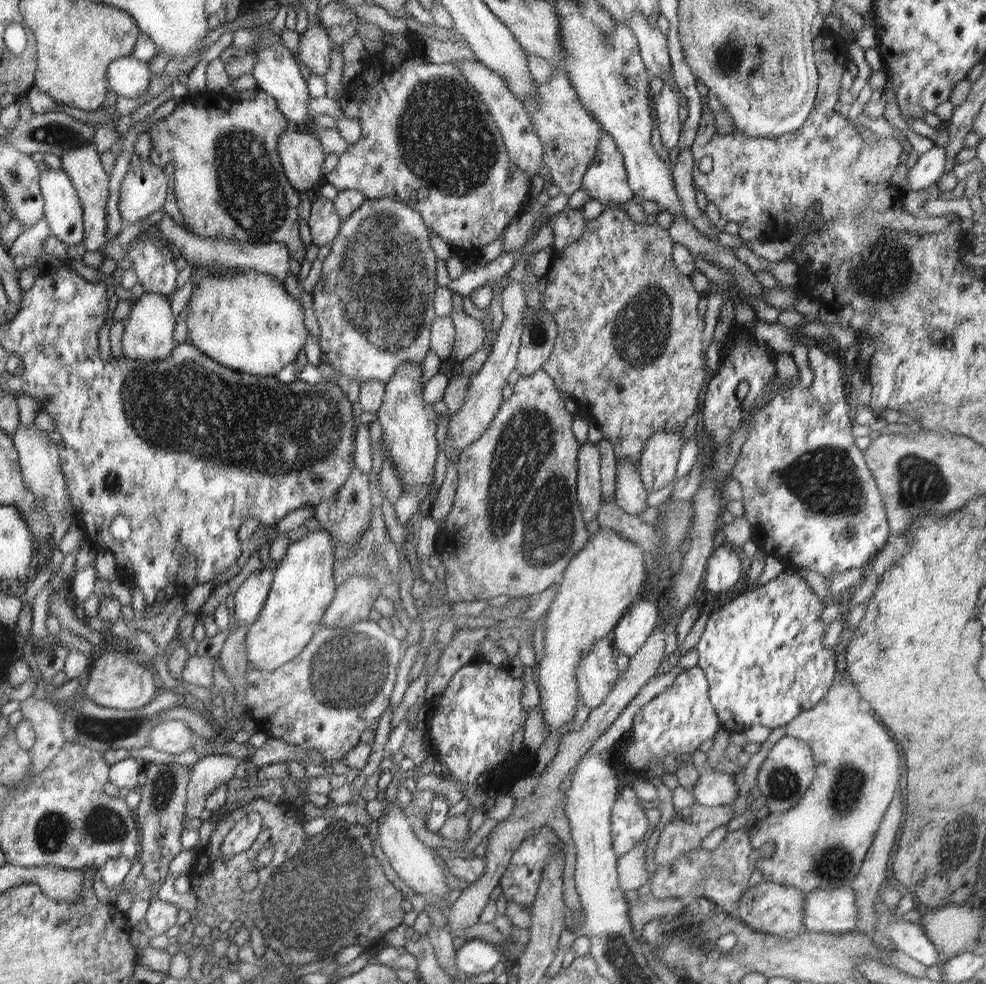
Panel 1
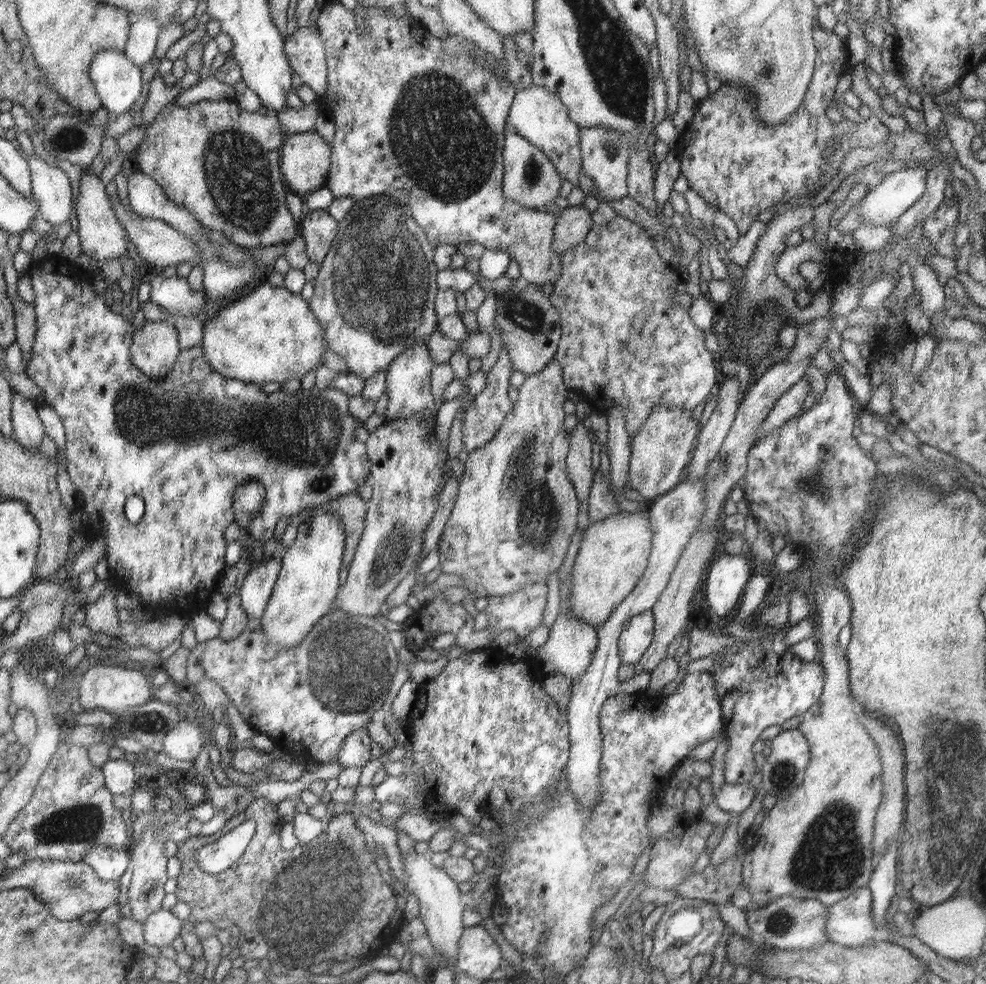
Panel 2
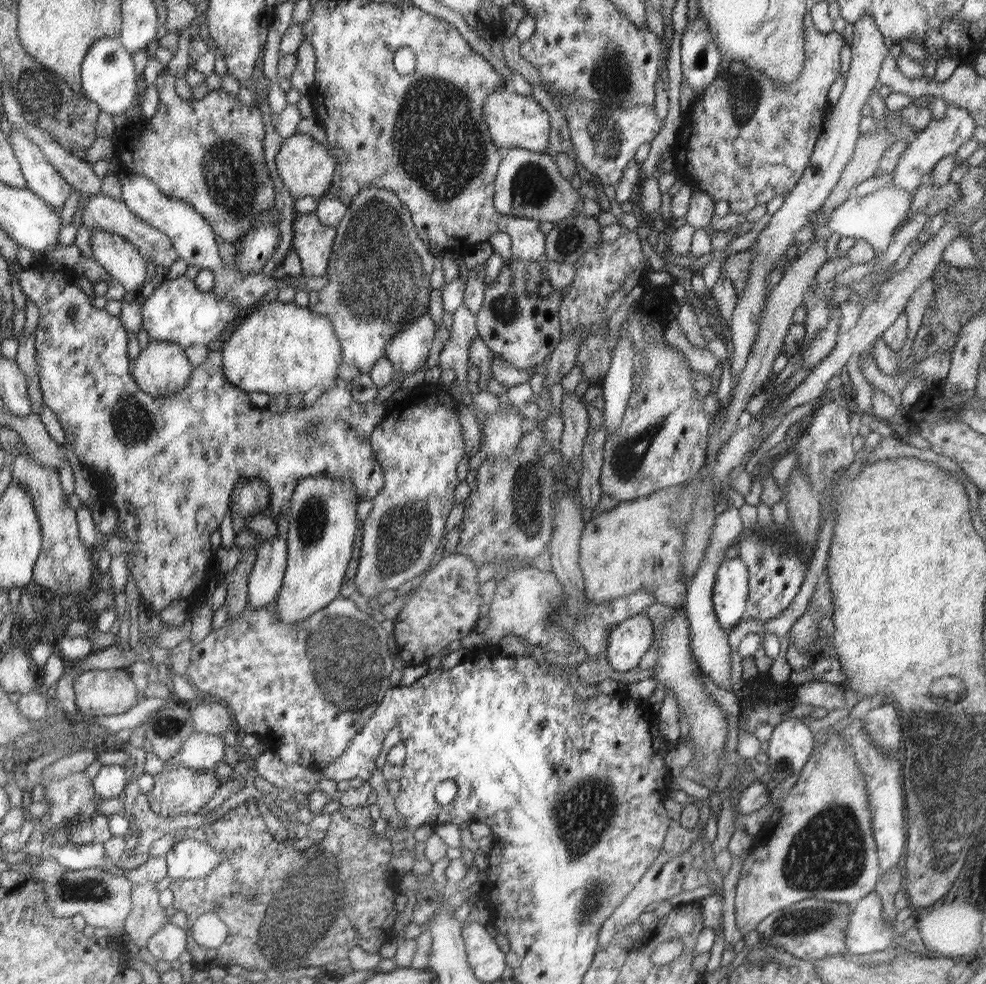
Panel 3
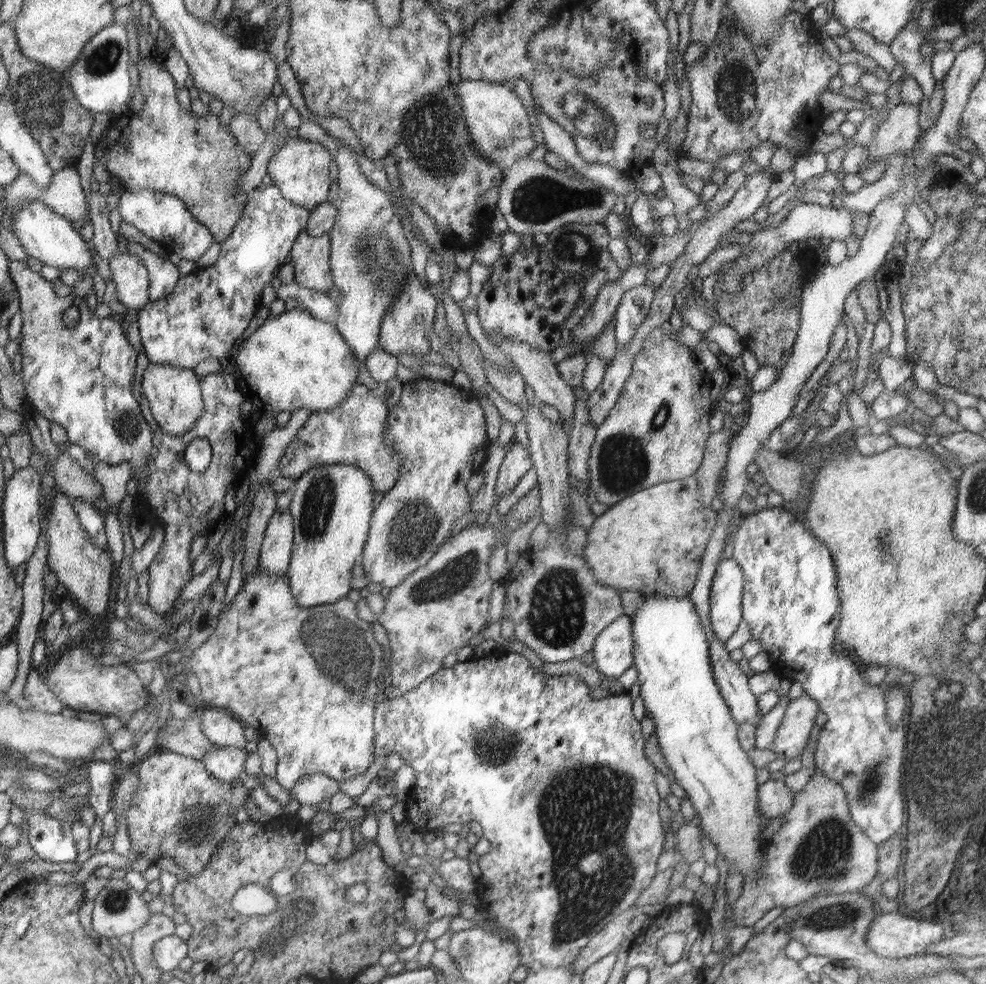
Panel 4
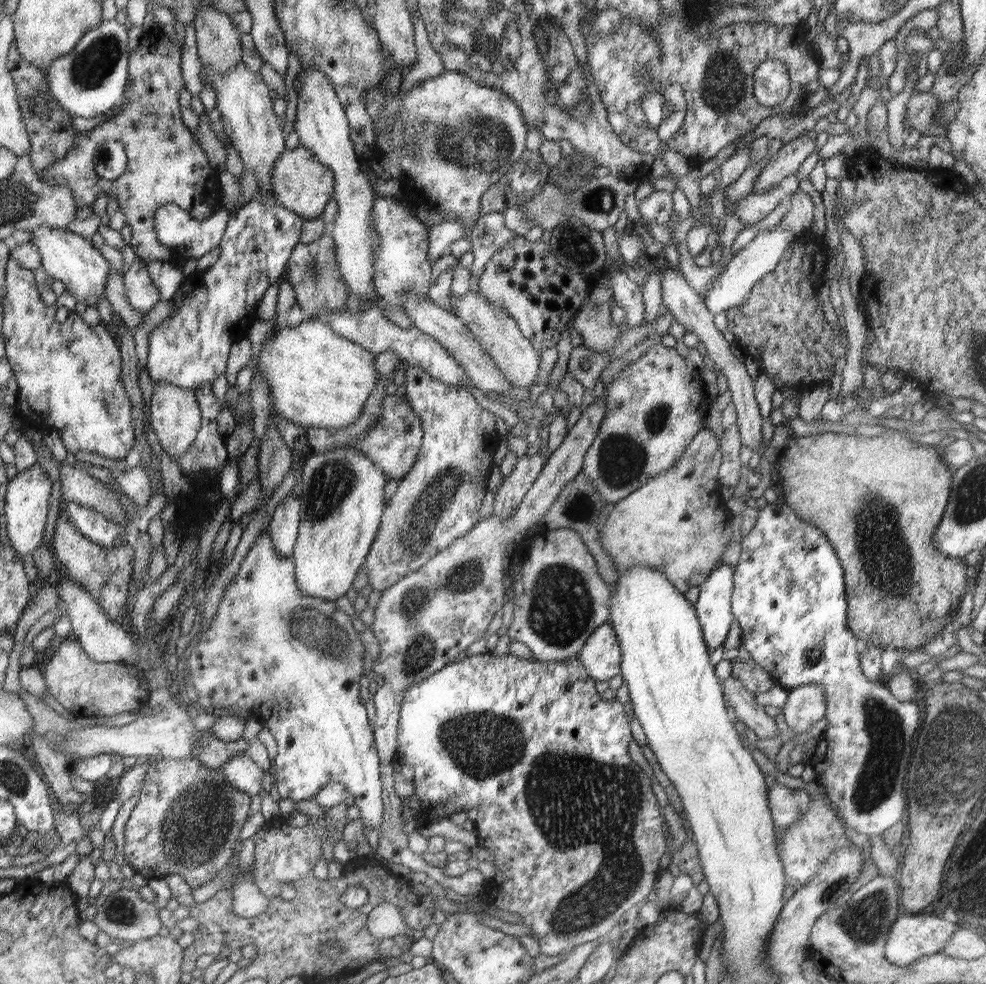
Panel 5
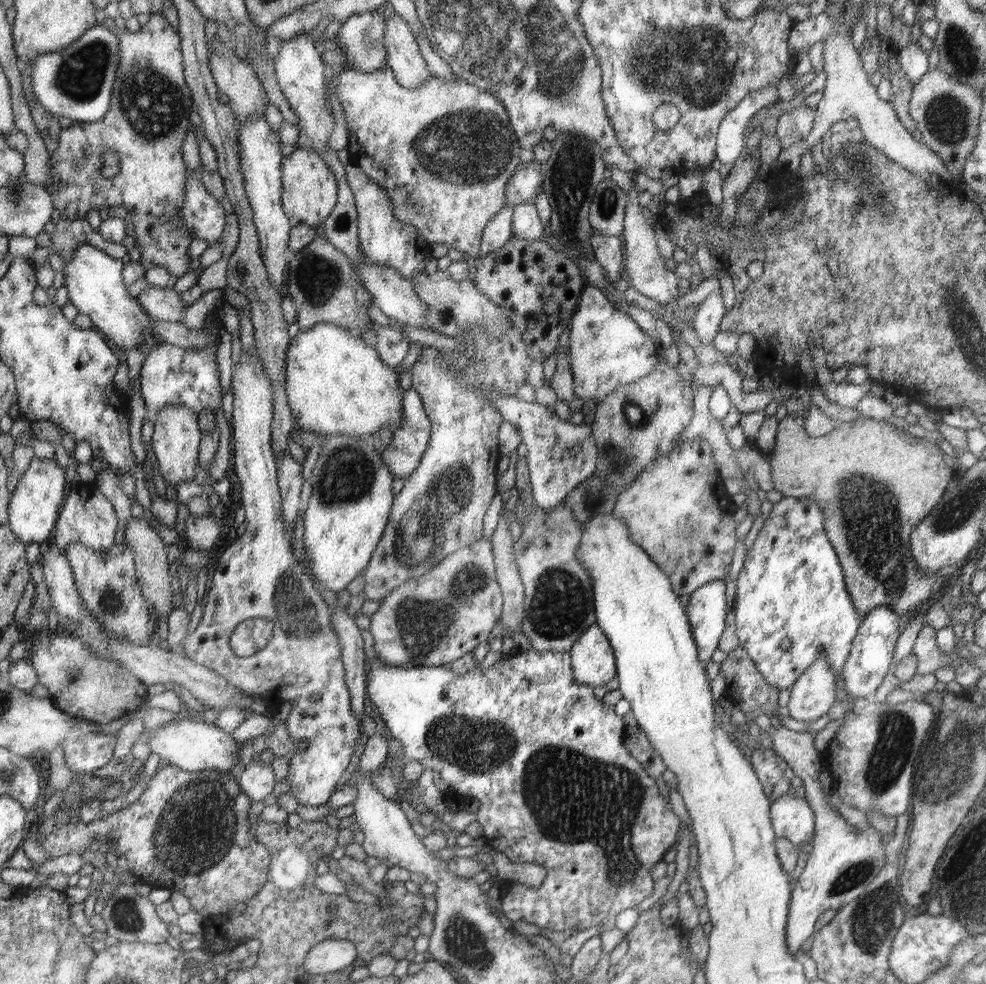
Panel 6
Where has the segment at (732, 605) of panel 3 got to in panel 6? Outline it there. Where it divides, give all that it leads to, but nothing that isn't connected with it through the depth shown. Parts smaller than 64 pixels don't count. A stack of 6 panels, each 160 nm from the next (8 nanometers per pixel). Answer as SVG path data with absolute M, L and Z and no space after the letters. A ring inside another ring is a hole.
M712 581L698 588L686 604L686 615L698 649L700 662L707 664L718 648L726 626L728 598L726 581Z

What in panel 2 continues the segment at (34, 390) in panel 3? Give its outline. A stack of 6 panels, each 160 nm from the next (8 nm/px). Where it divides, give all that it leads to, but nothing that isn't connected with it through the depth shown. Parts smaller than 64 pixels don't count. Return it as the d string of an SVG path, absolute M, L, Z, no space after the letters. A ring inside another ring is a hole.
M18 295L16 301L12 299L15 310L15 341L22 351L24 364L29 364L31 359L34 335L36 335L36 315L32 304L26 304Z

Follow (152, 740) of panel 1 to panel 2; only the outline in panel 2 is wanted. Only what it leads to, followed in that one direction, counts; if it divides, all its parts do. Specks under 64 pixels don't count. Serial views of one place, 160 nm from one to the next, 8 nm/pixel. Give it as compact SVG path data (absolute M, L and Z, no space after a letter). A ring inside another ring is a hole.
M184 720L166 734L163 743L163 752L169 757L194 762L204 746L204 736L196 724Z

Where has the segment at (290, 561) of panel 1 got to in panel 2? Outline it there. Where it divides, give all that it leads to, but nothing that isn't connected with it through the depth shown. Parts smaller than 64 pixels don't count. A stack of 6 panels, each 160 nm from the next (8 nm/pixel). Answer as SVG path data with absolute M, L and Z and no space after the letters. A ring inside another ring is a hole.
M328 507L304 509L297 524L298 536L281 558L278 579L261 617L267 641L287 649L300 644L313 626L332 611L332 602L341 589L338 572L346 537L342 519Z

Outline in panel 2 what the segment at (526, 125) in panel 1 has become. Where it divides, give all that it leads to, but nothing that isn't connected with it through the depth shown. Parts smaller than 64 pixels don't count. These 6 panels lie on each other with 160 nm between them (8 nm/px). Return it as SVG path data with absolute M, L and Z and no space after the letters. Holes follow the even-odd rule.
M506 126L504 130L505 143L503 148L504 180L502 180L502 193L507 200L517 202L523 208L542 211L546 206L552 206L556 197L559 197L560 187L564 183L556 167L550 159L525 138L519 136L512 127Z

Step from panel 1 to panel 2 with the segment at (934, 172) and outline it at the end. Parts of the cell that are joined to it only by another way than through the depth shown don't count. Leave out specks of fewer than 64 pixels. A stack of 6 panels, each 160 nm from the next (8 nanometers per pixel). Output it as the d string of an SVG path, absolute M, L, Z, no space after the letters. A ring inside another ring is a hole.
M927 164L916 169L898 167L884 177L880 186L867 192L861 206L858 203L859 215L868 224L890 226L889 222L896 221L924 195L929 168Z

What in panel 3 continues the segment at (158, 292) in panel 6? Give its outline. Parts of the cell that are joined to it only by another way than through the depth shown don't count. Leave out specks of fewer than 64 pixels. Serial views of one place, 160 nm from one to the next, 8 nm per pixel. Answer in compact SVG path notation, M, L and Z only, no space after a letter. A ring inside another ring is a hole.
M92 230L94 258L107 270L113 282L122 284L126 292L139 294L146 280L147 260L128 239L117 234Z

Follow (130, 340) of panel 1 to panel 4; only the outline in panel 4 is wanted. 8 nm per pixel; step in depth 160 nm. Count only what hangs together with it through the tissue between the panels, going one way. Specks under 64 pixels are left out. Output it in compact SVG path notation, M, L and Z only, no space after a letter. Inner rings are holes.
M150 362L142 378L142 392L148 399L154 420L166 434L185 436L205 412L200 377L190 368Z

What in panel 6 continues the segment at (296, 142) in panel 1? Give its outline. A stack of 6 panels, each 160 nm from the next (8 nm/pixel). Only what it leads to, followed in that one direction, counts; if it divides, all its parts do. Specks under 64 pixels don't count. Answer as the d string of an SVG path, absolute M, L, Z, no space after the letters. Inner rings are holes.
M297 148L281 160L281 203L284 212L289 216L296 216L300 223L318 228L326 220L326 216L336 206L336 180L330 168L324 164L319 154L310 151L308 148Z

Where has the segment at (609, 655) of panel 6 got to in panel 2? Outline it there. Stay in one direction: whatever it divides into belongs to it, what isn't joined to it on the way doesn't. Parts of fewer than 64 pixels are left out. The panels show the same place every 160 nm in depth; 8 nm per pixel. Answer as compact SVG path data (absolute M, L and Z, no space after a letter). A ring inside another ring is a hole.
M652 610L638 614L625 624L618 641L621 662L634 664L638 662L653 639L654 625Z

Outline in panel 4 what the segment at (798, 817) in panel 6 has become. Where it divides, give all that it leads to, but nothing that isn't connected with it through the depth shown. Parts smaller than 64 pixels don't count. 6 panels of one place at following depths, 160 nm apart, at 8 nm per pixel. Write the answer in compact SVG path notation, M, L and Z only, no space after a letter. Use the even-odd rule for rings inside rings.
M773 780L758 787L758 812L764 820L784 817L794 806L795 793L785 780Z

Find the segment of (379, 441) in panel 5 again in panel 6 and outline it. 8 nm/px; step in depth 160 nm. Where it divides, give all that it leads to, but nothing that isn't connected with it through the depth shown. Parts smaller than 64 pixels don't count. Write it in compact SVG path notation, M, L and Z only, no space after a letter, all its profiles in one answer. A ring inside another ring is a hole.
M414 389L405 390L403 398L403 424L394 430L390 447L381 458L398 478L411 476L427 452L432 433L432 420L424 409L421 395Z

